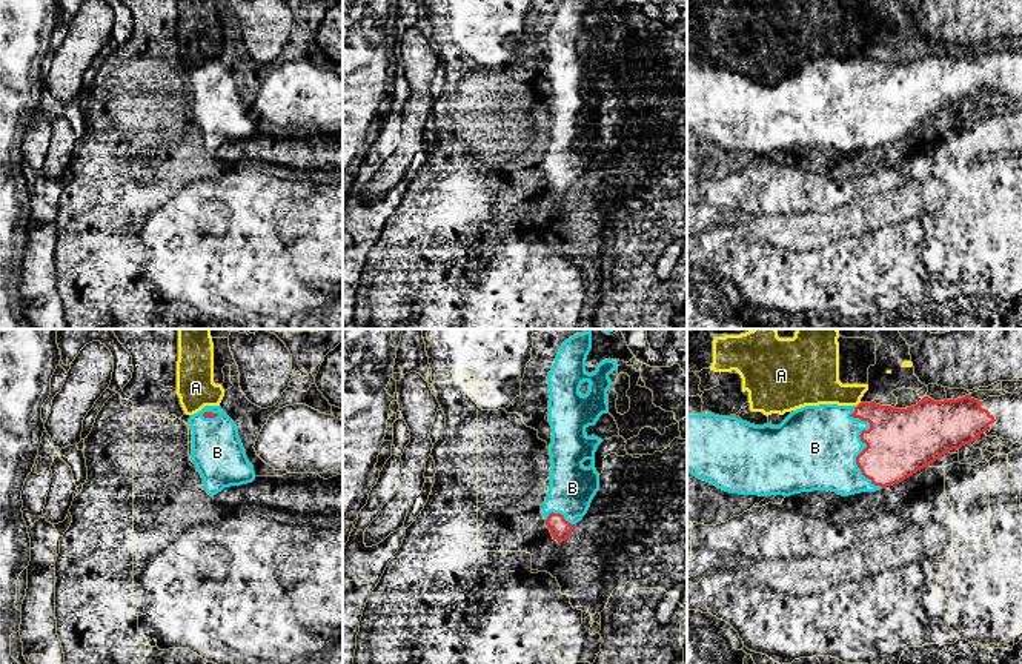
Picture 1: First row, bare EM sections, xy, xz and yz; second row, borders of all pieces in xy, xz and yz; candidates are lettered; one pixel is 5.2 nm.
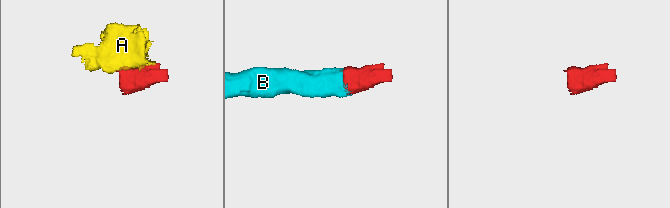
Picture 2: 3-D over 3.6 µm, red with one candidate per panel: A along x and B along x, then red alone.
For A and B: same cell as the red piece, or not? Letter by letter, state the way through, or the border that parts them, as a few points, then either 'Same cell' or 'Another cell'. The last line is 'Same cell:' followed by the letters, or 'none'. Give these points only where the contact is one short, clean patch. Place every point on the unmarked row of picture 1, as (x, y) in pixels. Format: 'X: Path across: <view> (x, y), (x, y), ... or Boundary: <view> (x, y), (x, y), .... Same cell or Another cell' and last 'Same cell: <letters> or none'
A: Another cell
B: Path across: yz (901, 97), (866, 99), (818, 100). Same cell
Same cell: B

